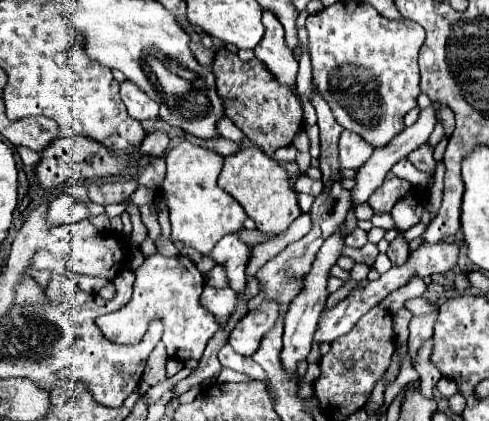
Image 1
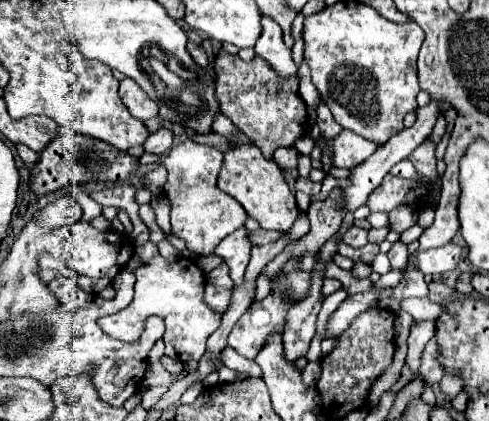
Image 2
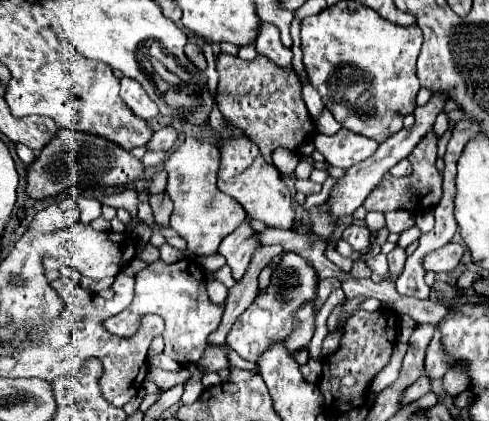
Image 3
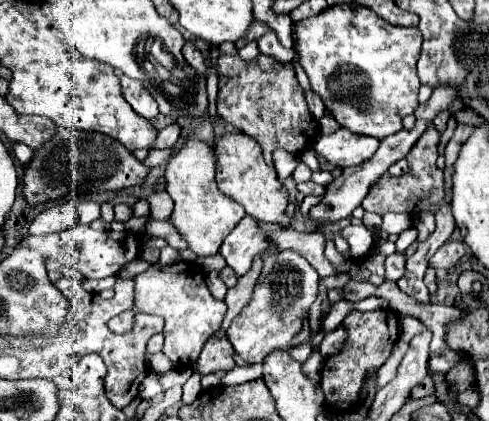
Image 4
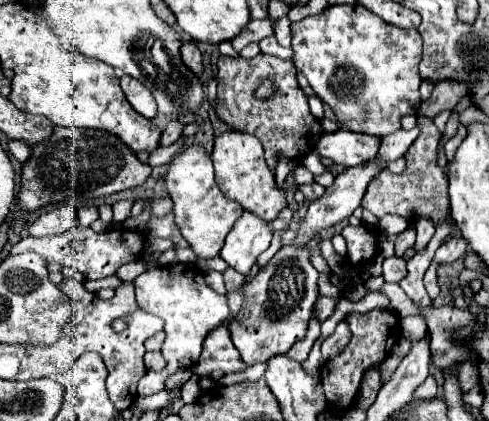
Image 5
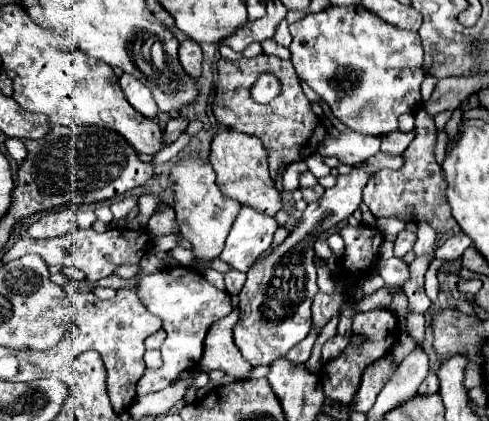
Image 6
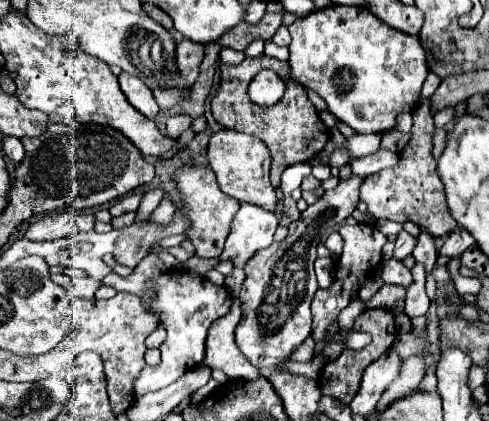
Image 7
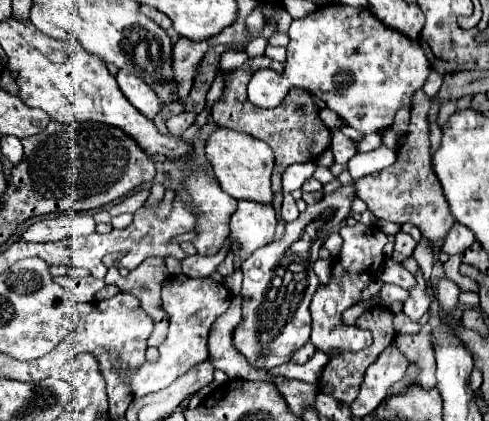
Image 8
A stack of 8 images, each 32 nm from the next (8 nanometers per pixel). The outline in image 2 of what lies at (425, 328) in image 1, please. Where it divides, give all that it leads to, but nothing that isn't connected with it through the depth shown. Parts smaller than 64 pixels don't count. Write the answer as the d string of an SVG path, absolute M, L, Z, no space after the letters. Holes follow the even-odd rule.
M414 320L412 322L412 326L410 326L410 338L408 338L406 364L416 374L418 374L418 366L420 366L420 354L422 354L426 342L432 336L434 336L434 320Z

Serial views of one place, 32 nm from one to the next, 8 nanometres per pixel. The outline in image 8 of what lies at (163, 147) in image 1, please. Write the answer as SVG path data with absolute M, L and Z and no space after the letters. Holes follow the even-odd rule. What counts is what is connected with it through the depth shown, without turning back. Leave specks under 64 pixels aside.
M182 112L182 114L178 114L178 116L170 116L168 120L166 120L166 128L168 128L168 132L172 134L172 136L182 136L182 132L194 122L194 114L190 114L190 112Z

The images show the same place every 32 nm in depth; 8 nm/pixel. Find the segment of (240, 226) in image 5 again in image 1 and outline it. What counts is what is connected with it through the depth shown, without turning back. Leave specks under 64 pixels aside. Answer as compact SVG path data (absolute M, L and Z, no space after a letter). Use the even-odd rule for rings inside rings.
M228 234L216 244L216 248L212 248L208 256L214 260L214 264L220 264L226 268L228 286L234 292L242 292L244 290L244 270L248 264L248 246L240 242L238 236Z

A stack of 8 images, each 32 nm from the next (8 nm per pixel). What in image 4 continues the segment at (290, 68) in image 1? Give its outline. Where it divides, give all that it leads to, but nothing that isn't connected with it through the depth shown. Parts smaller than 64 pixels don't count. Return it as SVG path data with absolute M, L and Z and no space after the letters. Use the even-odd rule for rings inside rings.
M268 30L264 36L258 38L258 50L260 54L266 54L278 62L284 62L284 64L290 64L292 58L294 58L294 50L290 48L284 48L280 42L278 42L278 36L274 30Z

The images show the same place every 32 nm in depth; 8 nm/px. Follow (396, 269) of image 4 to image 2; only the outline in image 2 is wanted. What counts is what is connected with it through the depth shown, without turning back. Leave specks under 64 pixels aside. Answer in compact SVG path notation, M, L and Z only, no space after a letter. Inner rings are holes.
M400 240L394 242L390 252L388 252L388 258L390 258L392 268L404 268L404 264L408 262L408 248L406 248L406 244L402 244Z

